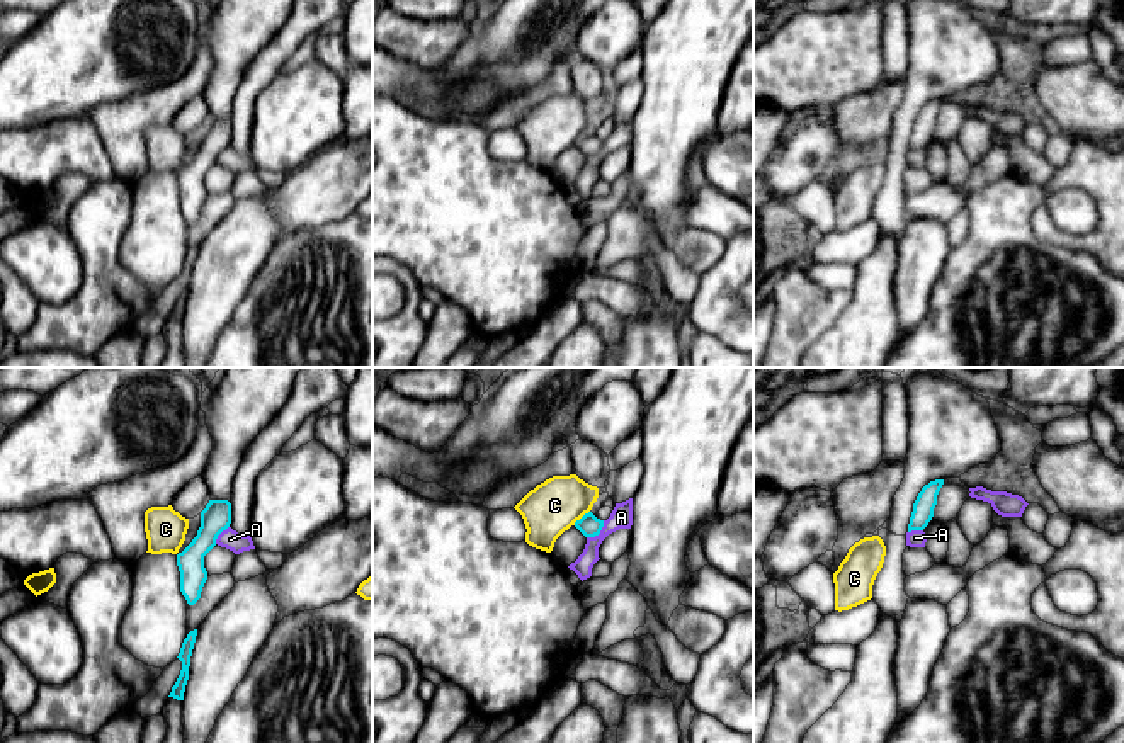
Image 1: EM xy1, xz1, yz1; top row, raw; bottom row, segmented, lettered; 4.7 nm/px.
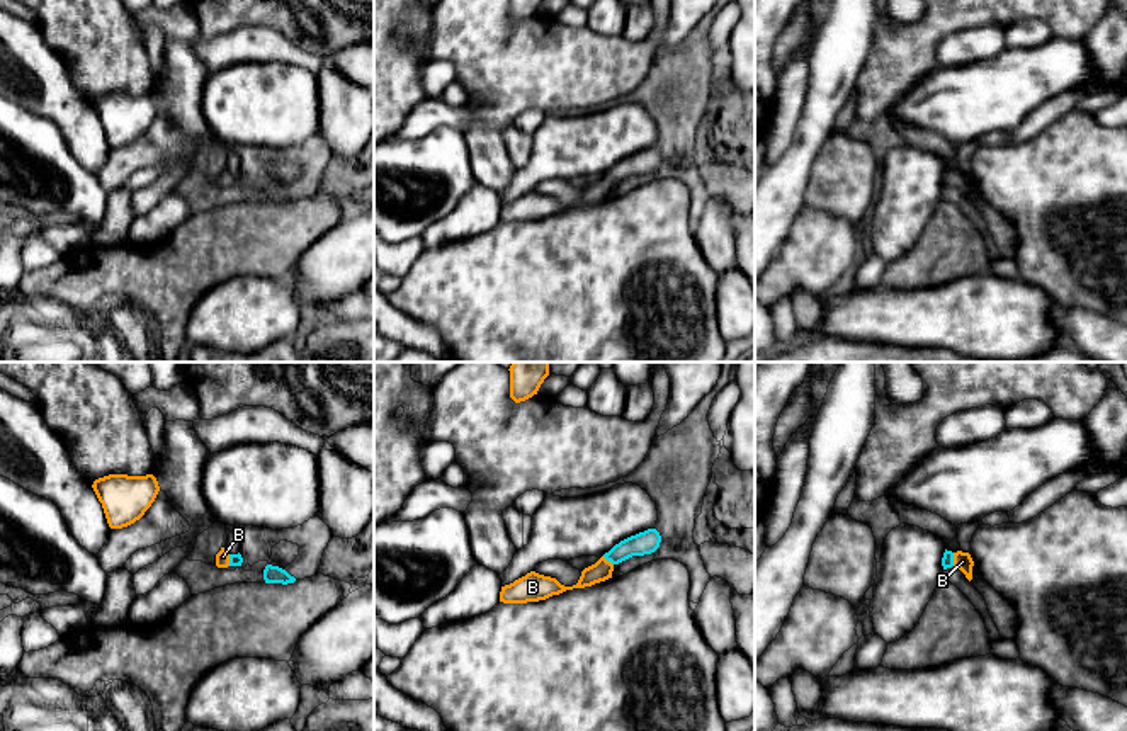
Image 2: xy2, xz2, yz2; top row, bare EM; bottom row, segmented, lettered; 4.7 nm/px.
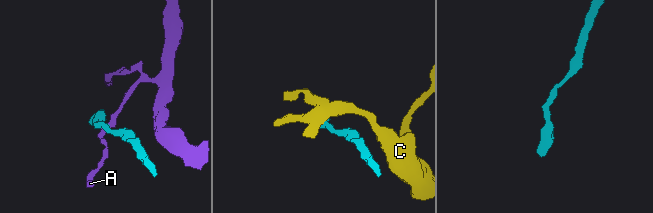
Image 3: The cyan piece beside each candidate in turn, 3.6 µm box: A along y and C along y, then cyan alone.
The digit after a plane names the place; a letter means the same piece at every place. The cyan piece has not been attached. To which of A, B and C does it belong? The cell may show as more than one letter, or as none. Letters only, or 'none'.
B

